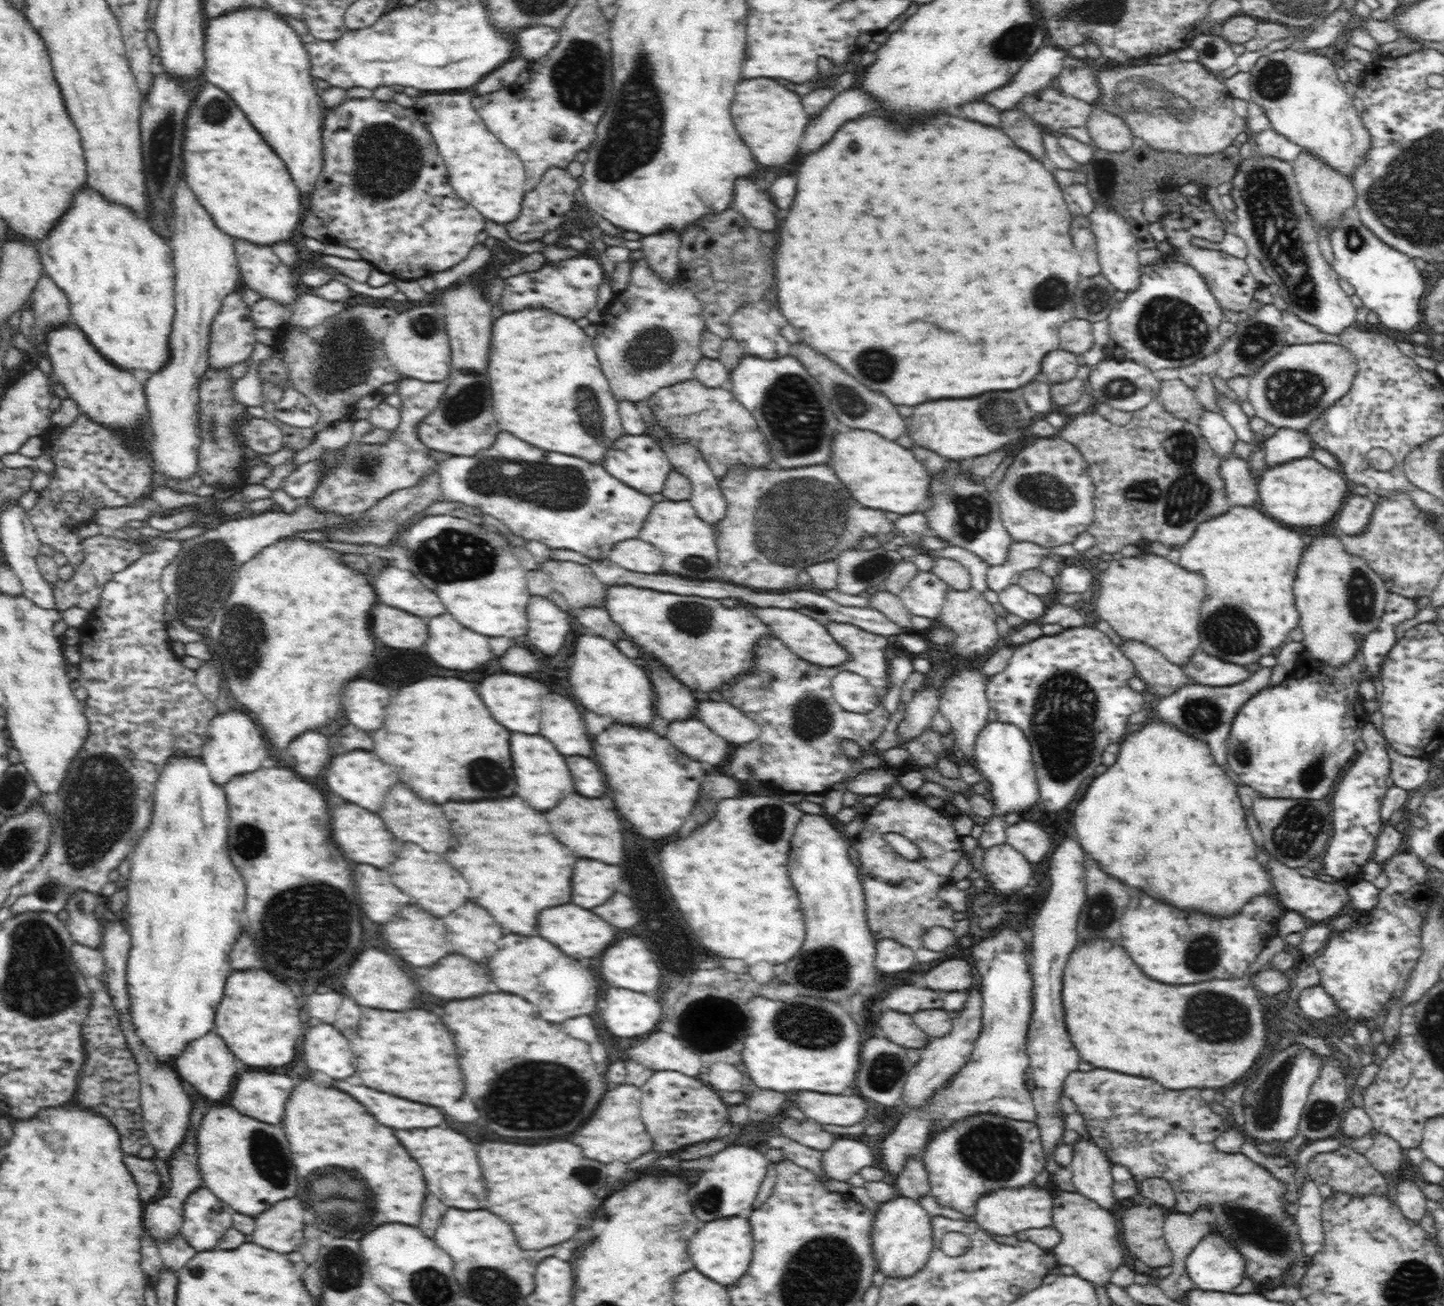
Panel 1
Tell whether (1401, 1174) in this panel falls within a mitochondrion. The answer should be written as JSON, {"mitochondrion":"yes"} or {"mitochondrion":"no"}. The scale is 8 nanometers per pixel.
{"mitochondrion":"no"}

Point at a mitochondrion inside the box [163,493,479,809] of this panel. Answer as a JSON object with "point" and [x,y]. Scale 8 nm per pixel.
{"point":[201,578]}

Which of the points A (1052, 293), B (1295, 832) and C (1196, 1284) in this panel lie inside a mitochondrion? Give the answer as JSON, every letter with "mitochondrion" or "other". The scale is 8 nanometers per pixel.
{"A":"mitochondrion","B":"mitochondrion","C":"other"}

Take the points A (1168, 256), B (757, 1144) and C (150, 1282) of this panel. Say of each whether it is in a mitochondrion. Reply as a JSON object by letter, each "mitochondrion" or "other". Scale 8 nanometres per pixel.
{"A":"other","B":"other","C":"other"}

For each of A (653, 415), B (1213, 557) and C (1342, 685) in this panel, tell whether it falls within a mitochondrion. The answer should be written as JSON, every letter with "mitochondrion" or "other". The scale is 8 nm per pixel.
{"A":"other","B":"other","C":"other"}

